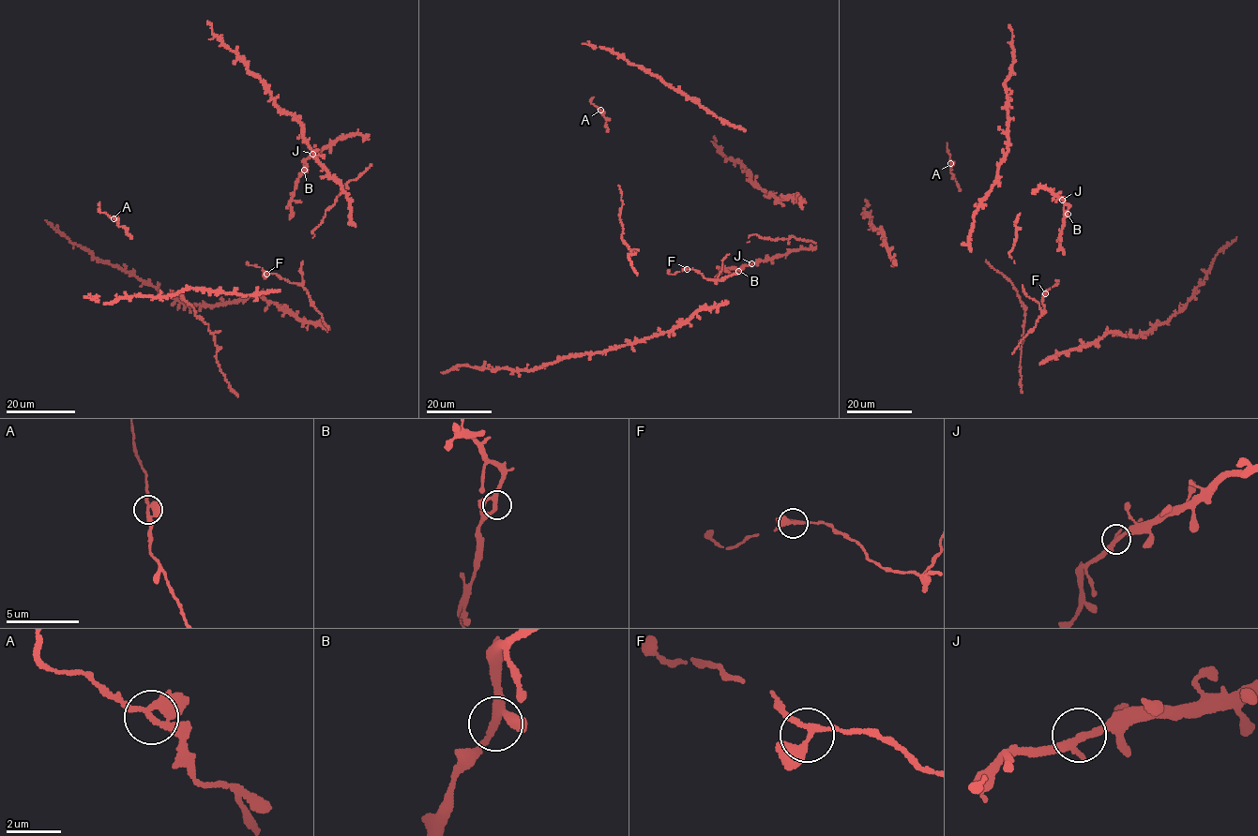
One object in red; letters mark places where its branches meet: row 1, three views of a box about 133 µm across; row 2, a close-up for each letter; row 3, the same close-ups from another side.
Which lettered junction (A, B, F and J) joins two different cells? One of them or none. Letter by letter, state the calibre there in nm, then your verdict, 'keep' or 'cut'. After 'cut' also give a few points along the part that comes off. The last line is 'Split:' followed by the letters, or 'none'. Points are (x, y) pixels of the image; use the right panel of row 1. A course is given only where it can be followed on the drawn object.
A: 240 nm | keep
B: 240 nm | keep
F: 200 nm | keep
J: 240 nm | keep
Split: none

